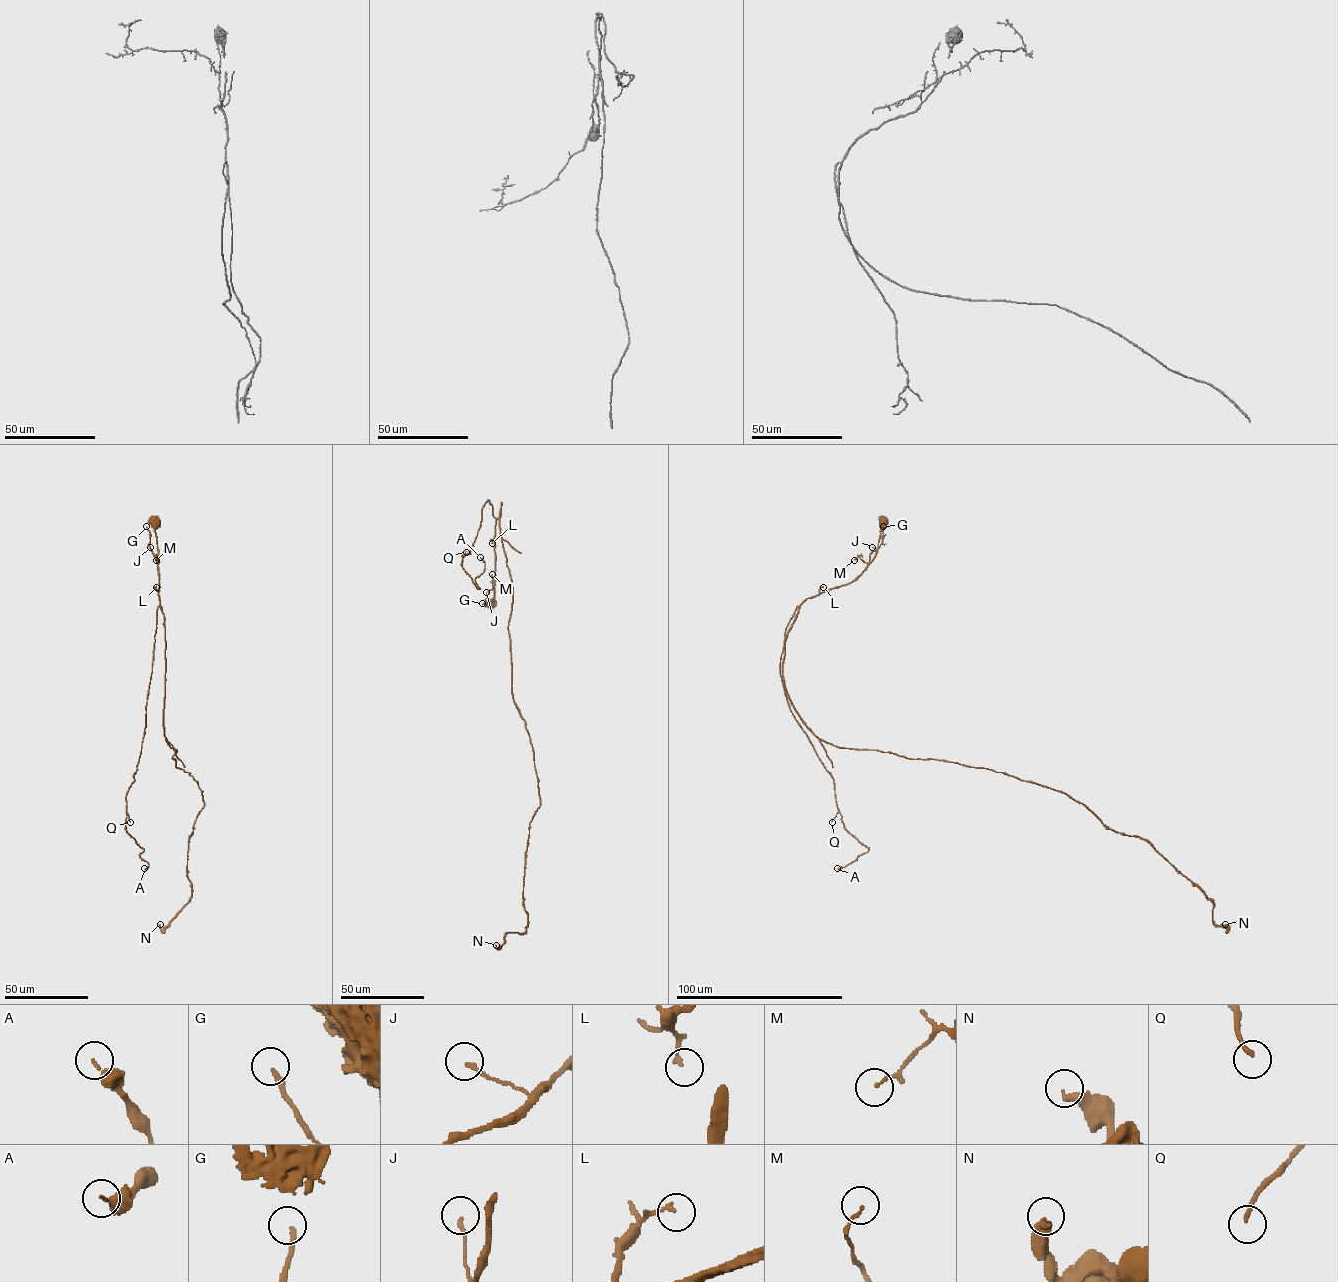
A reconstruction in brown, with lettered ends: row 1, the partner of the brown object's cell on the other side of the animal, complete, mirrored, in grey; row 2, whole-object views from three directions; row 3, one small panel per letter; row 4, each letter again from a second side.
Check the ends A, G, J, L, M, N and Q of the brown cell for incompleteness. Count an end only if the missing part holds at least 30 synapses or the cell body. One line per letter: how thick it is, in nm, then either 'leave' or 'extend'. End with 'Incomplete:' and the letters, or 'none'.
A: 280 nm thick; leave
G: 190 nm thick; leave
J: 150 nm thick; leave
L: 170 nm thick; leave
M: 100 nm thick; leave
N: 280 nm thick; leave
Q: 150 nm thick; leave
Incomplete: none

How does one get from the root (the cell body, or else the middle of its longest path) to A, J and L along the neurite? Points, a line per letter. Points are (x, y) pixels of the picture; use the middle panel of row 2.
A: (491, 603), (496, 519), (488, 500), (470, 554), (462, 555), (480, 589), (480, 557)
J: (491, 603), (494, 589), (488, 591), (487, 596), (486, 592)
L: (491, 603), (492, 543)

